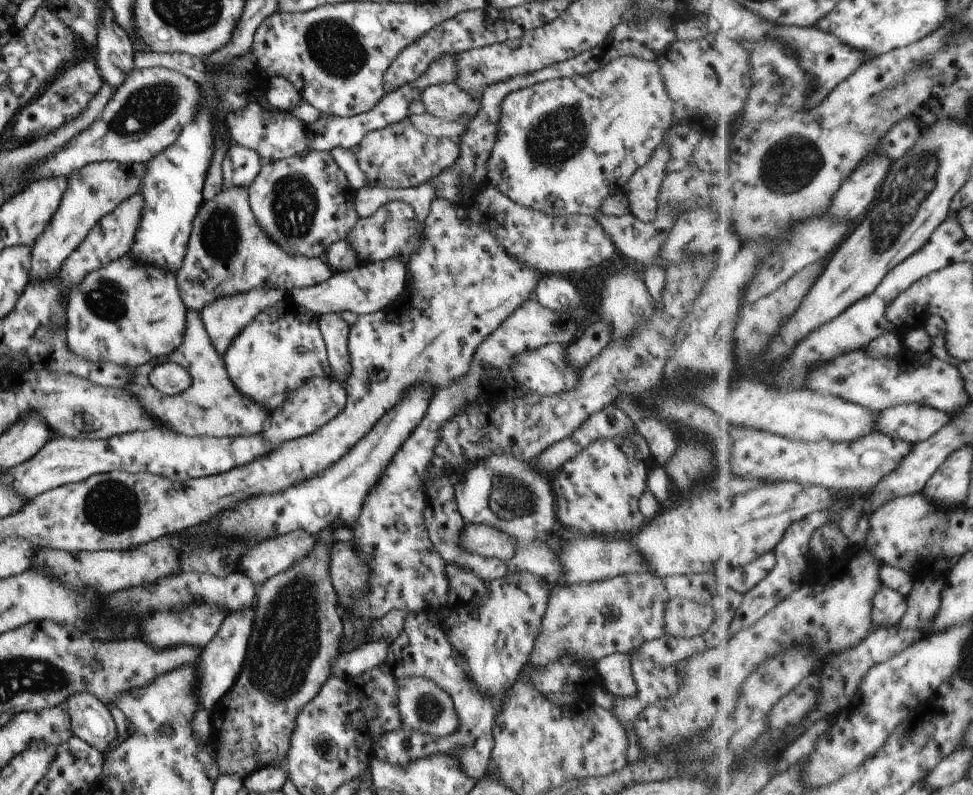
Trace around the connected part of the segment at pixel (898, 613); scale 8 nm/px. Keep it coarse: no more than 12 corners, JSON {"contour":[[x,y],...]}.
{"contour":[[883,586],[874,599],[874,627],[897,627],[908,600]]}

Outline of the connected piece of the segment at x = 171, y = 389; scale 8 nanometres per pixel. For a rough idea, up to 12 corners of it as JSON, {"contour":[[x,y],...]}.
{"contour":[[157,364],[147,380],[163,397],[191,384],[185,367]]}

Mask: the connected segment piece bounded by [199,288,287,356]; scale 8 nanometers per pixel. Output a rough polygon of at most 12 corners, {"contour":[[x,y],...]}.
{"contour":[[251,288],[207,304],[199,314],[215,352],[284,291]]}

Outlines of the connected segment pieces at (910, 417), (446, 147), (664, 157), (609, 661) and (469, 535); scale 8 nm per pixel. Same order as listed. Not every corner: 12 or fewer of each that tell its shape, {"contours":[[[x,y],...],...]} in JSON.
{"contours":[[[899,404],[876,414],[875,431],[915,445],[949,423],[930,405]],[[406,118],[354,148],[366,188],[426,184],[459,156],[455,139]],[[661,140],[623,194],[630,214],[653,222],[669,158]],[[605,656],[595,669],[613,697],[635,696],[625,656]],[[464,523],[459,546],[509,560],[515,542],[491,526]]]}

